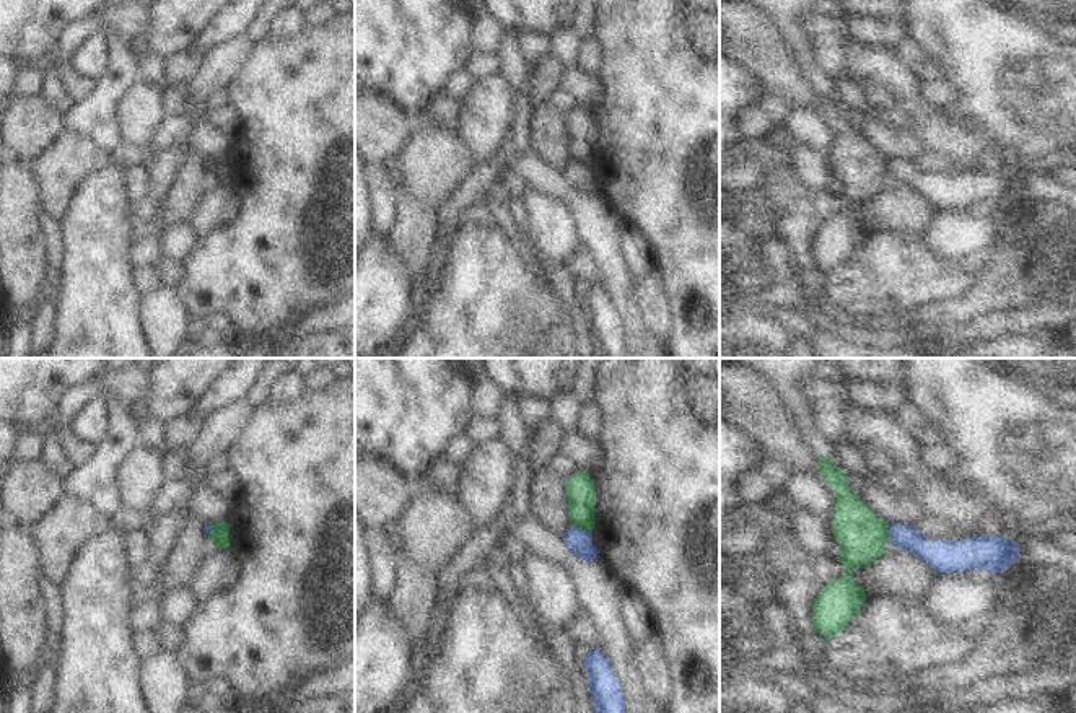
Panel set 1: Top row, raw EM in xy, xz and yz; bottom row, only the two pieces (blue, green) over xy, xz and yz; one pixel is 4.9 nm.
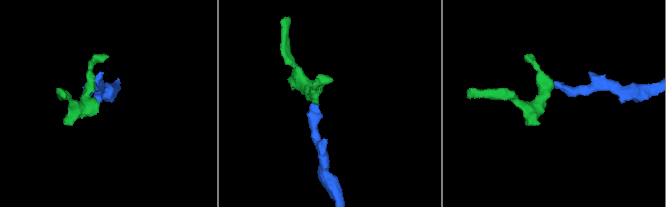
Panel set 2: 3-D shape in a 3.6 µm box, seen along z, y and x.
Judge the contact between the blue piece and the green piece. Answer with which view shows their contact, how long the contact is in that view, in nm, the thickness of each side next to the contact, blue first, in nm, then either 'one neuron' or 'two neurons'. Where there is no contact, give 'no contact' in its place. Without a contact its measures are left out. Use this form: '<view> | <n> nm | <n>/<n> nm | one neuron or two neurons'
xz | 110 nm | 130/140 nm | two neurons

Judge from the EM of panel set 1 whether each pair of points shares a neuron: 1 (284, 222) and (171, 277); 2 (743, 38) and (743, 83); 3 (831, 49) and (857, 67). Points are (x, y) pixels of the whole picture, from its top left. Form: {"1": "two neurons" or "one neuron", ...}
{"1": "two neurons", "2": "two neurons", "3": "two neurons"}

